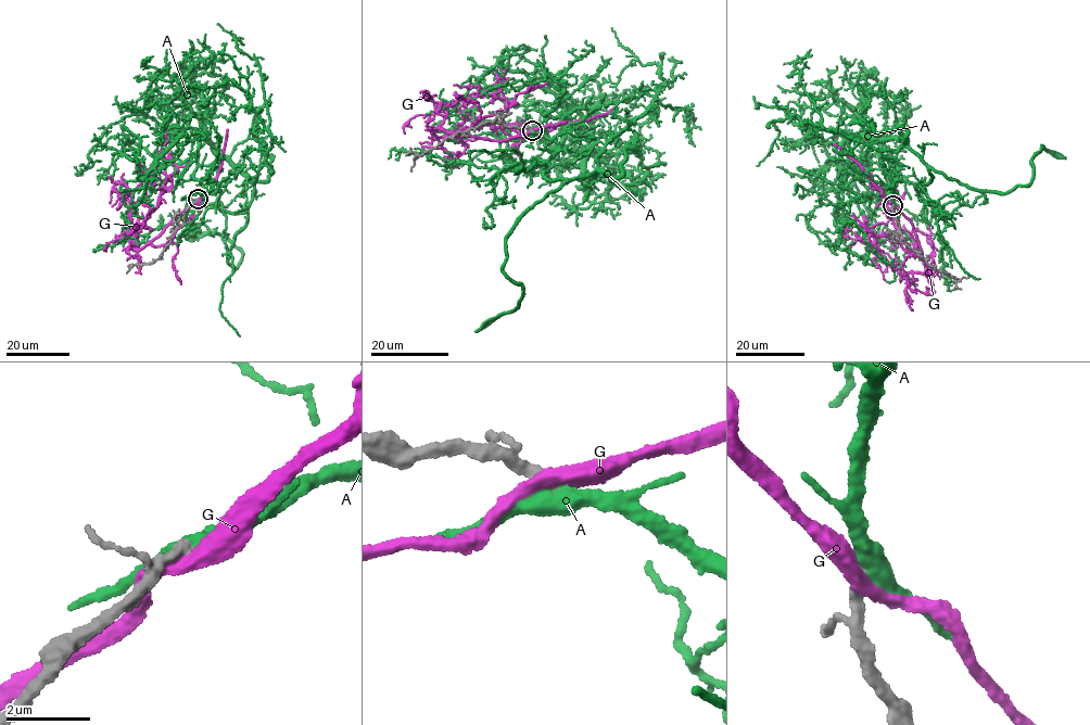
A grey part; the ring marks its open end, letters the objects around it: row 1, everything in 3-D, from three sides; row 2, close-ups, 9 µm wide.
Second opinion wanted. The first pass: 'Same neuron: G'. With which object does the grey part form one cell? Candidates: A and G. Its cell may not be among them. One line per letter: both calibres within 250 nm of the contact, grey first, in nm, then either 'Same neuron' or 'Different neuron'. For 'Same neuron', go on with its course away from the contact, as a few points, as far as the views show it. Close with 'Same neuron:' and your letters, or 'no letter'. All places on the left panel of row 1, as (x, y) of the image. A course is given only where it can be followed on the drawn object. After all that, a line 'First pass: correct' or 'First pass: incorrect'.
A: Thickness 280 nm (grey) against 460 nm. Same neuron. Its course: (198, 199), (219, 190), (223, 211), (243, 212), (254, 187), (192, 114), (144, 175), (127, 220), (129, 202)
G: Thickness 280 nm (grey) against 360 nm. Different neuron
Same neuron: A
First pass: incorrect

